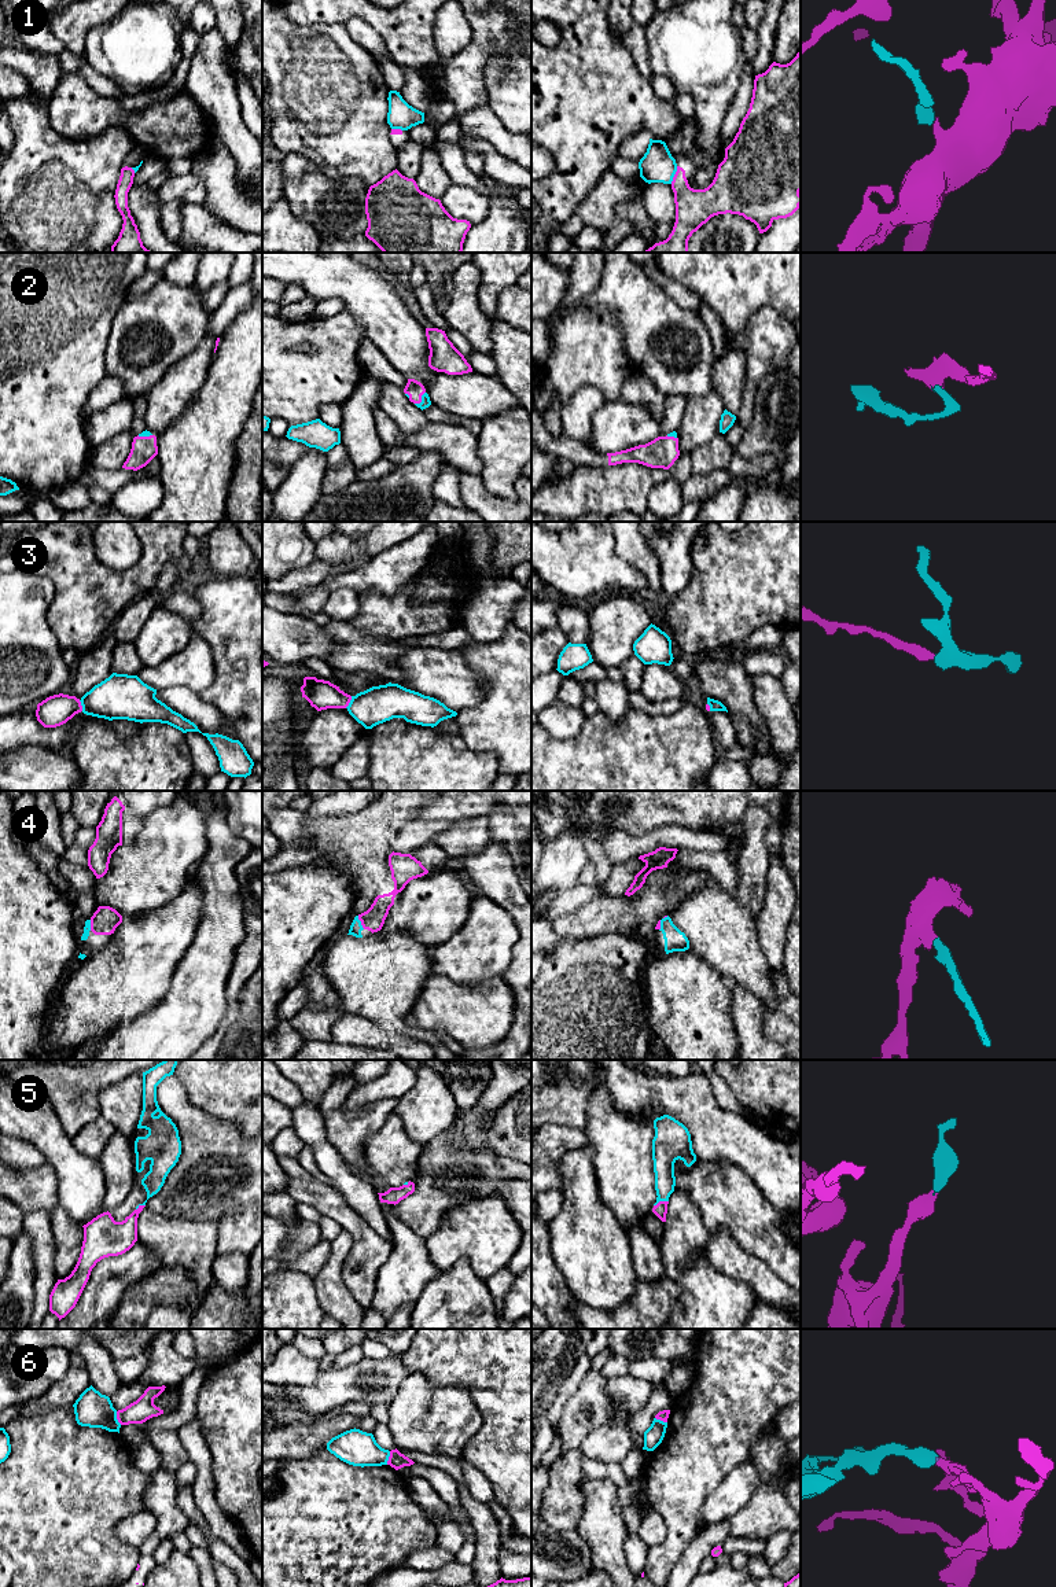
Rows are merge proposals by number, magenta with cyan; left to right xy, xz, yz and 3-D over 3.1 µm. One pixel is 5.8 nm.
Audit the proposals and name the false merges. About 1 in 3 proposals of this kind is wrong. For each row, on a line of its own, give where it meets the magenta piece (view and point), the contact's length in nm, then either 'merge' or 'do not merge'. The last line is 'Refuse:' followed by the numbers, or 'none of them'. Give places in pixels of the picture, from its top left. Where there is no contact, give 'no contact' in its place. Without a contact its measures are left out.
1: yz (674, 175) | 110 nm | do not merge
2: xz (420, 400) | 100 nm | merge
3: xz (349, 702) | 80 nm | merge
4: xz (361, 923) | 90 nm | merge
5: yz (661, 1201) | 90 nm | merge
6: xy (117, 1418) | 90 nm | do not merge
Refuse: 1, 6

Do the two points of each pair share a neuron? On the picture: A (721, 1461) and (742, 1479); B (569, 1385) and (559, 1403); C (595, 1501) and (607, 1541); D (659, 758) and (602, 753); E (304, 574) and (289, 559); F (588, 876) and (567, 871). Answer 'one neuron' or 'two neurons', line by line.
A: two neurons
B: one neuron
C: one neuron
D: one neuron
E: two neurons
F: two neurons

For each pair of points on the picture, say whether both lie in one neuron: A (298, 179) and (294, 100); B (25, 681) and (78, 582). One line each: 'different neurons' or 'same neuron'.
A: different neurons
B: different neurons

